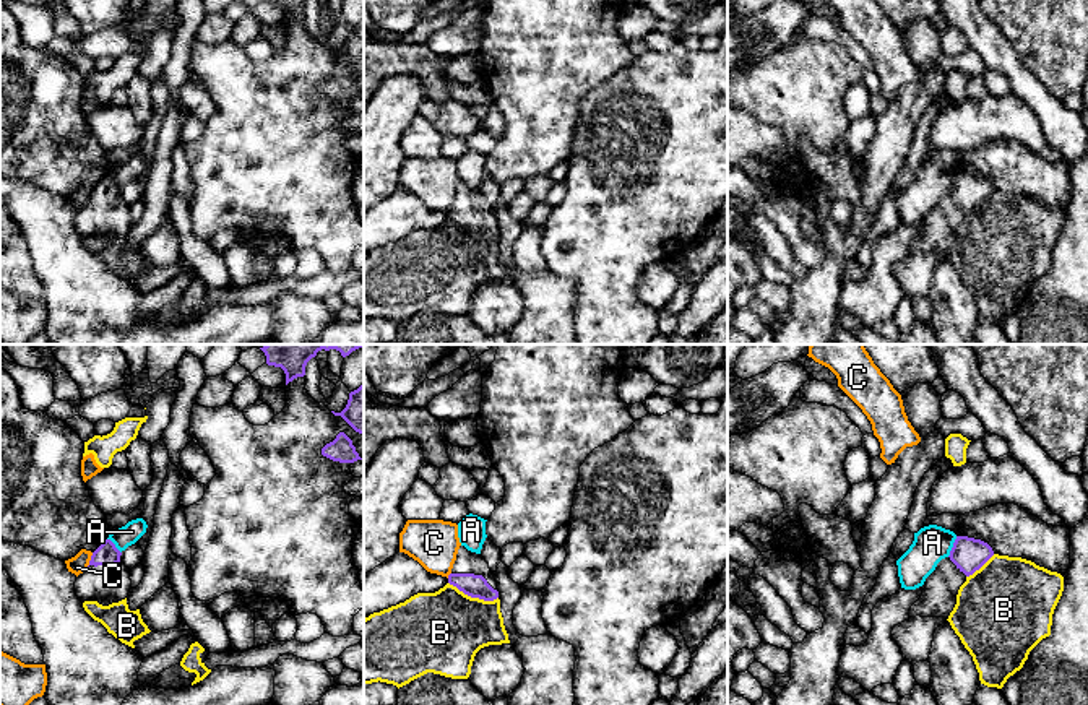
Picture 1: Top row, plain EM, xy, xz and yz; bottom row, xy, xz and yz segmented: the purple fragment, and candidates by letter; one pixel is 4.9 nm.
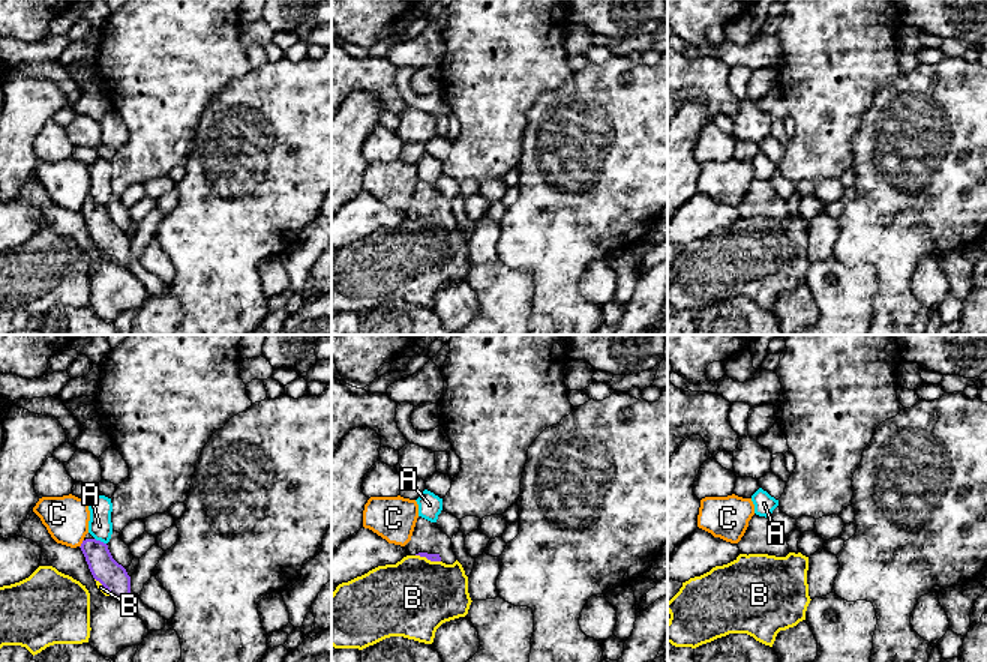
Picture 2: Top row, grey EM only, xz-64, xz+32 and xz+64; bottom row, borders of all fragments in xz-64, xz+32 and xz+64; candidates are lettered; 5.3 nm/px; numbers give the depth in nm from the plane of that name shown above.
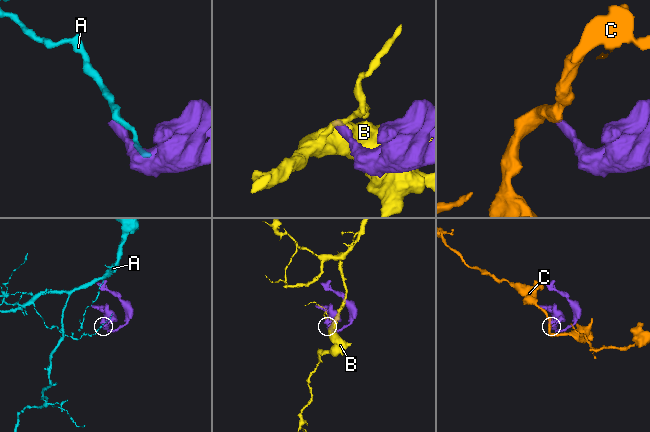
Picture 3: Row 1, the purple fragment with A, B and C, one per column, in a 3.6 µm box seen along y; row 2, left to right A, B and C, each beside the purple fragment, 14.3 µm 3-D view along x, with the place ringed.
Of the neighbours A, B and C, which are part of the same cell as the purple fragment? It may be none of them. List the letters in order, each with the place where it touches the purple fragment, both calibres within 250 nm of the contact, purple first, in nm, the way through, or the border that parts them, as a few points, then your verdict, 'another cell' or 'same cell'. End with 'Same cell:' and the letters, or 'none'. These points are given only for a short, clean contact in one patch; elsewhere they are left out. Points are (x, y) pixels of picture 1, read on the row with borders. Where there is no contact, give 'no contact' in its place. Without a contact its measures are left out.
A: yz (954, 546) | 170/180 nm | another cell
B: xz (473, 596) | 110/400 nm | along xz (449, 582), (471, 596), (497, 598) | another cell
C: xy (91, 559) | 110/90 nm | along xy (93, 553), (86, 566) | another cell
Same cell: none

